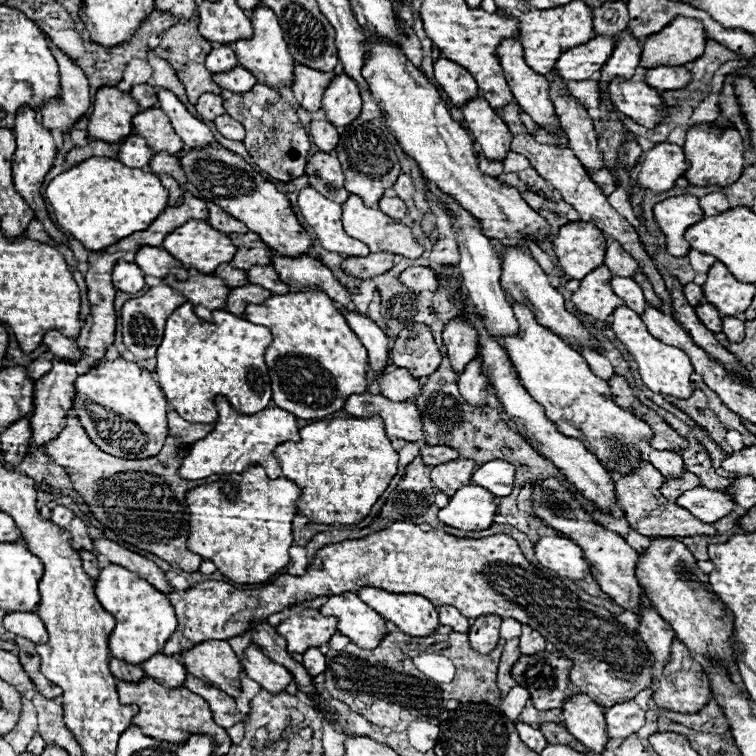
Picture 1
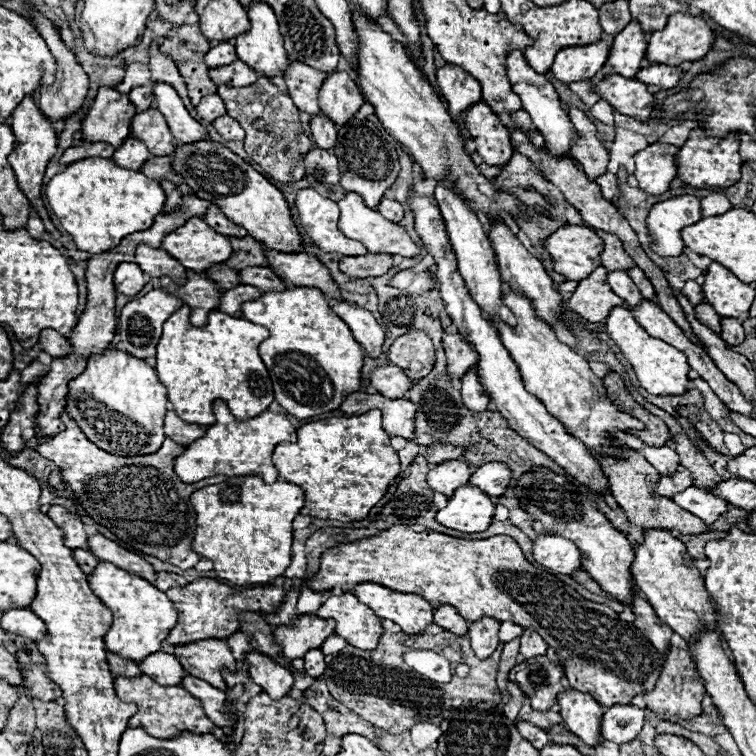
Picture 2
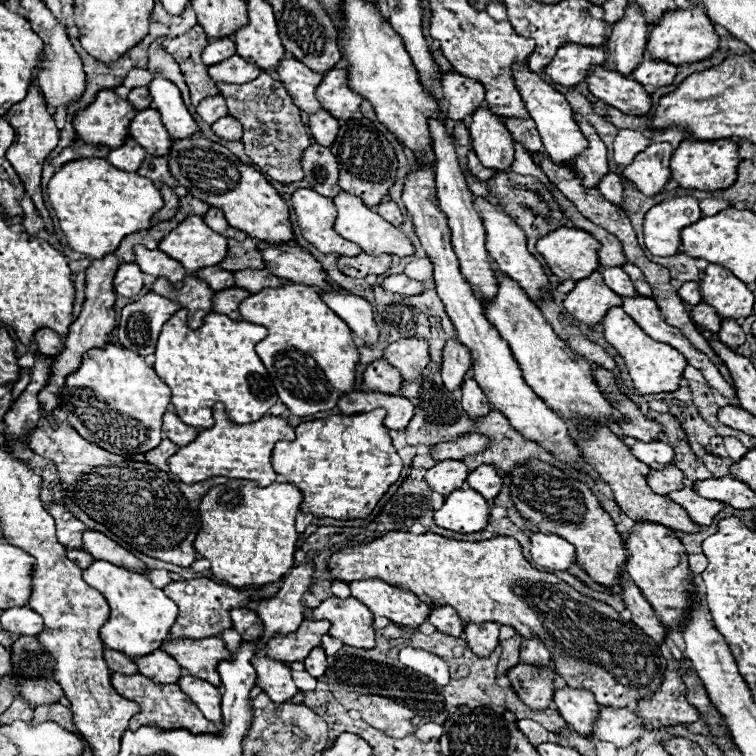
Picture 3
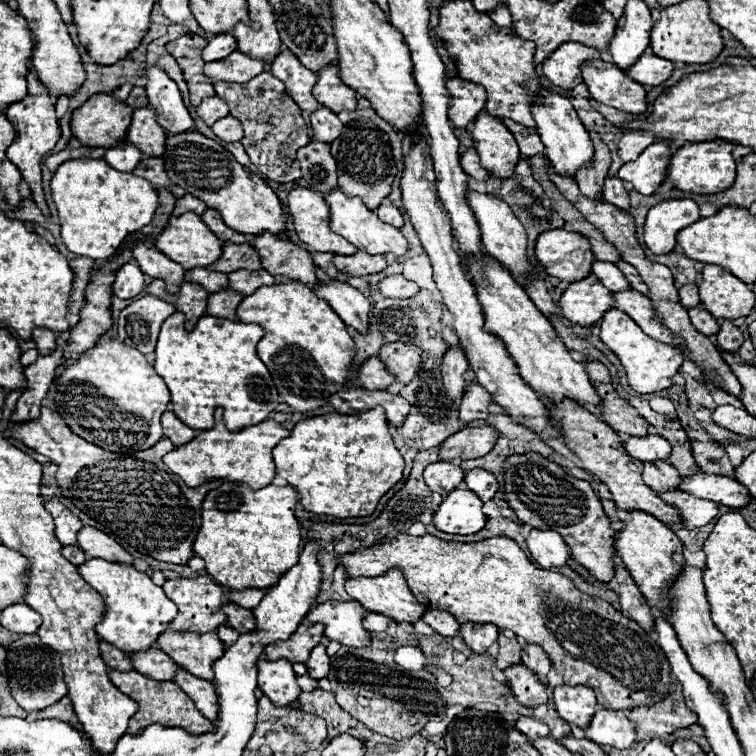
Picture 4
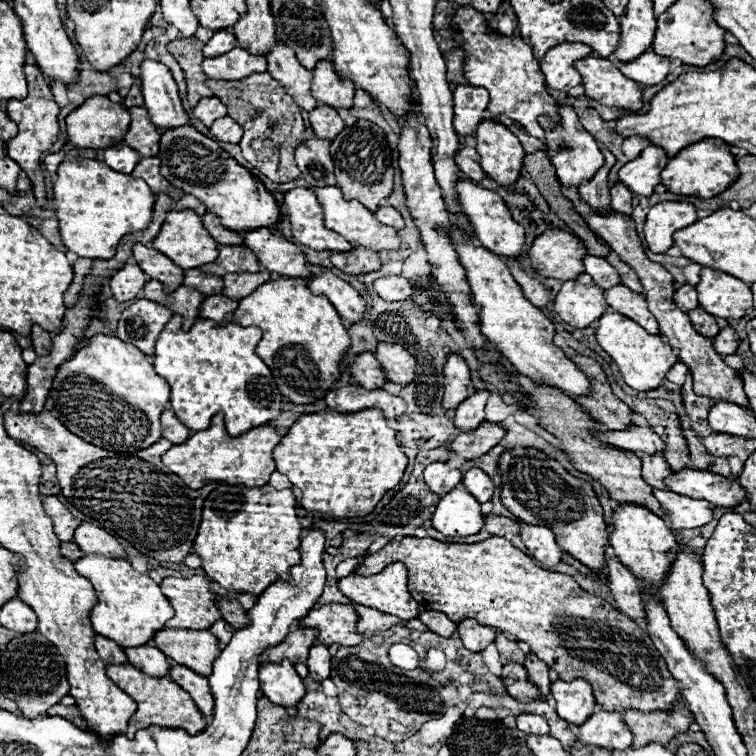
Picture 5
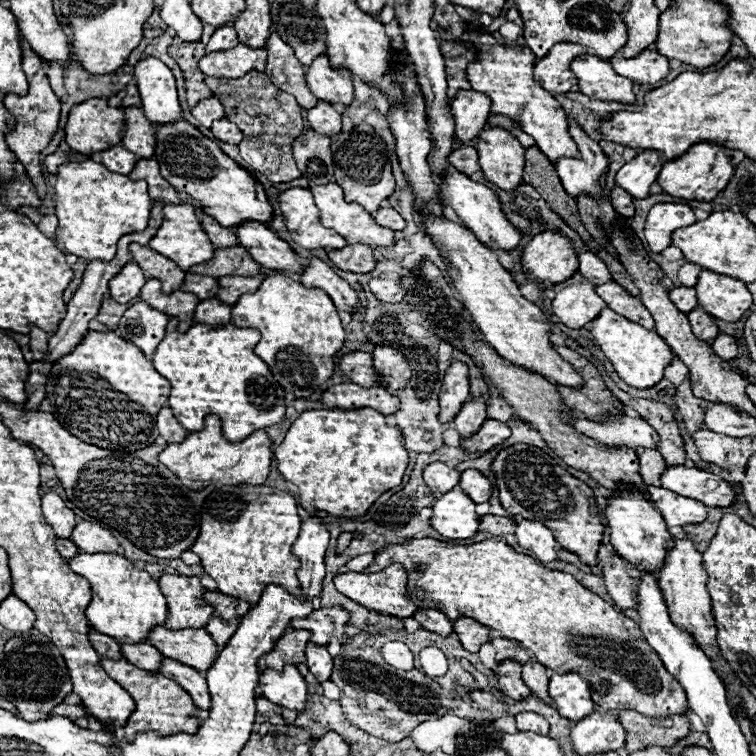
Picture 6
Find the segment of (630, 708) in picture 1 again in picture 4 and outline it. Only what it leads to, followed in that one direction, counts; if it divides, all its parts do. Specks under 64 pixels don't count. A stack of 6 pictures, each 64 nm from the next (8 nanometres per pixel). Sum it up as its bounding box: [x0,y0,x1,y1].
[584,708,636,750]

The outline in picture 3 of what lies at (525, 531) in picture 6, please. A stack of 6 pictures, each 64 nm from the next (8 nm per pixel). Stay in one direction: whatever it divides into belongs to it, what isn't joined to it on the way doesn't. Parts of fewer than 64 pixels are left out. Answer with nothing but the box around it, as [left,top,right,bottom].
[530,532,576,570]

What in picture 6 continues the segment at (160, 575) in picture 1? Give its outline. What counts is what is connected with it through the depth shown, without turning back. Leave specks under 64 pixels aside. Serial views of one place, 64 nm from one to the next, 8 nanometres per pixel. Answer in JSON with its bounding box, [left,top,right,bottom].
[72,522,120,552]

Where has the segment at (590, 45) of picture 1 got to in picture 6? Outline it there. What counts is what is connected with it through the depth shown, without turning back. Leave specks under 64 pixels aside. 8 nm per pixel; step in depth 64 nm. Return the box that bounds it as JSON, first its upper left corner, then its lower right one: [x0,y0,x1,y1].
[534,44,586,94]

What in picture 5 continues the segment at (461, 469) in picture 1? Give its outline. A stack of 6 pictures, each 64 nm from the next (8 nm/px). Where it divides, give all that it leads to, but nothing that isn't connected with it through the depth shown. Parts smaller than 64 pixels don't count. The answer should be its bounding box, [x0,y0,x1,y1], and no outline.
[424,462,462,496]

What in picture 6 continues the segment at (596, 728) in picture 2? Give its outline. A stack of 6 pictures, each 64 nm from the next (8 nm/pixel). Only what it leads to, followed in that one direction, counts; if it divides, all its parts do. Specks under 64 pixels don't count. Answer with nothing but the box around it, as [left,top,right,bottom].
[550,674,594,722]

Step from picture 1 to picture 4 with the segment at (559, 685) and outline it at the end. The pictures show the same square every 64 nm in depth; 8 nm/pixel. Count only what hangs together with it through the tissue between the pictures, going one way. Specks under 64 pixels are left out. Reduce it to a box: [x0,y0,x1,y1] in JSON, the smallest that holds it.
[504,664,550,708]

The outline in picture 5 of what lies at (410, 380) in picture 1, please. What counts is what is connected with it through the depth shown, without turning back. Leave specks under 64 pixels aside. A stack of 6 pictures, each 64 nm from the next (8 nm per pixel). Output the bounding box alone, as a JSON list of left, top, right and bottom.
[350,352,388,390]

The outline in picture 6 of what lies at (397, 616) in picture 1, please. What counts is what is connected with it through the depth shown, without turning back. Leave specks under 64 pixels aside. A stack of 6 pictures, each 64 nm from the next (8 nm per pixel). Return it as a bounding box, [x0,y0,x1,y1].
[334,564,418,618]

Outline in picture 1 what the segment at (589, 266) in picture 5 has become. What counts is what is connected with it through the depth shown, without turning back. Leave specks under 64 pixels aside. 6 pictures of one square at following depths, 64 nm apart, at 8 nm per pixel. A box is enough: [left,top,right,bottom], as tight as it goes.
[612,276,646,316]

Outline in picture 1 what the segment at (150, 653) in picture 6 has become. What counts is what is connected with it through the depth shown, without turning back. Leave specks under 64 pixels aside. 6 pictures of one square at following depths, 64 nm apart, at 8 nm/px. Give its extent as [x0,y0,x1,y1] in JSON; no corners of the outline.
[140,654,188,688]

